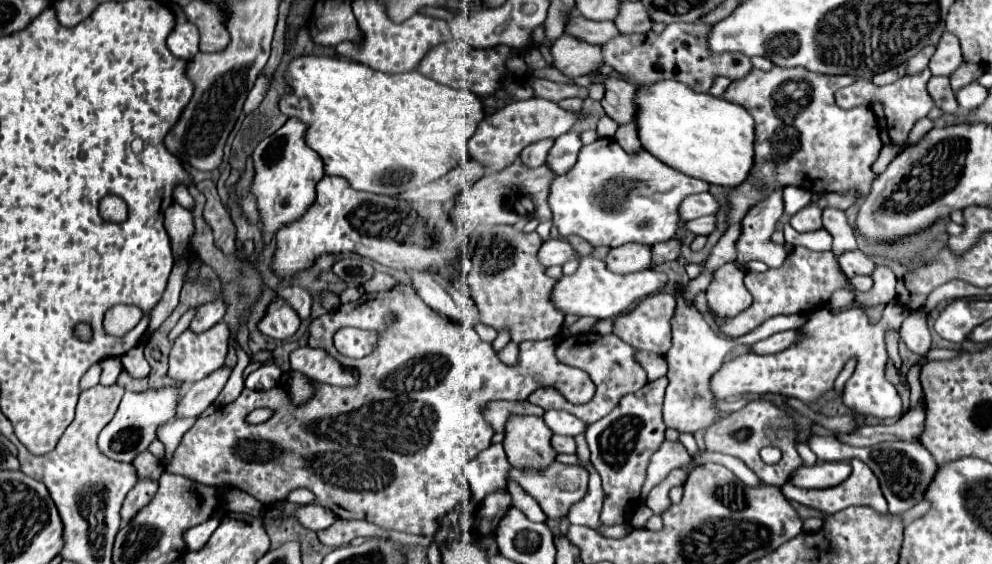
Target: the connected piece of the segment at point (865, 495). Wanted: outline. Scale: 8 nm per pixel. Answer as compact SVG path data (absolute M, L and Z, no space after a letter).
M852 459L852 475L842 483L842 485L836 485L832 489L798 489L790 483L786 483L782 487L782 493L786 499L790 501L796 501L804 507L810 507L810 509L816 509L820 513L824 513L824 519L826 517L832 517L832 513L838 513L850 505L864 505L864 507L870 507L870 509L876 509L876 513L880 515L888 515L888 505L884 501L884 495L880 491L880 485L878 485L878 479L876 475L870 471L870 467L866 463L862 463L860 459Z

